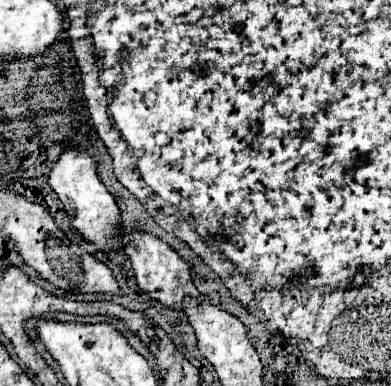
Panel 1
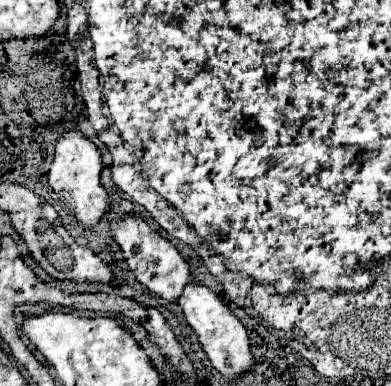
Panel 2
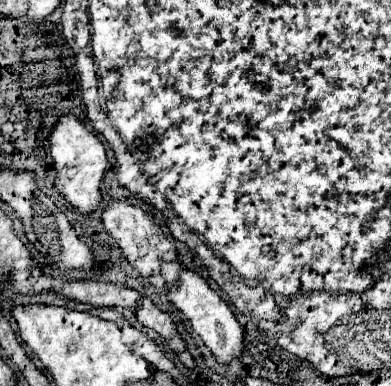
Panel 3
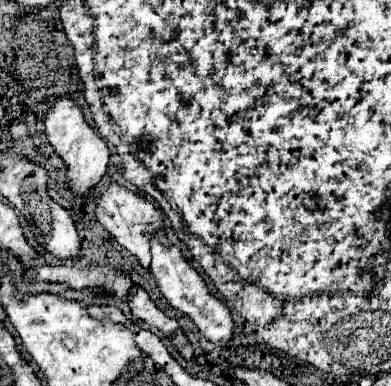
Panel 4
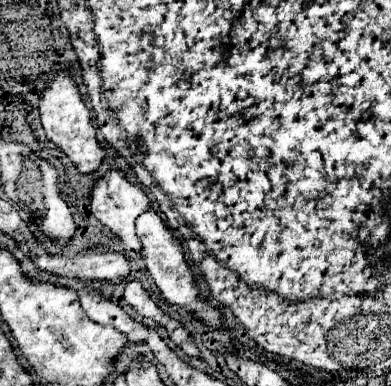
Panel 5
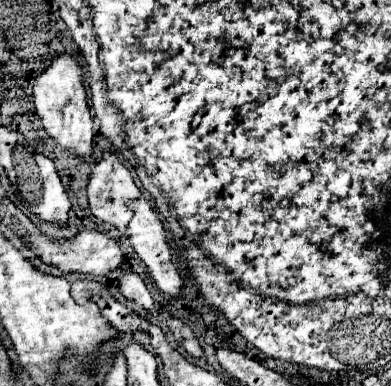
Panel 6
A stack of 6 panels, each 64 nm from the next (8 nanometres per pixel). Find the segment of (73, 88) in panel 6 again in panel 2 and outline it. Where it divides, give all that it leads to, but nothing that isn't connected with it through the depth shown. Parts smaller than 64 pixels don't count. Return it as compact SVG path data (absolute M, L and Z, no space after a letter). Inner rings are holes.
M78 128L66 130L56 140L56 154L54 154L52 168L48 172L48 184L68 204L70 212L78 218L78 222L86 228L94 226L100 220L100 216L110 208L108 194L100 184L102 168L104 166L102 166L100 148L88 136L84 136Z

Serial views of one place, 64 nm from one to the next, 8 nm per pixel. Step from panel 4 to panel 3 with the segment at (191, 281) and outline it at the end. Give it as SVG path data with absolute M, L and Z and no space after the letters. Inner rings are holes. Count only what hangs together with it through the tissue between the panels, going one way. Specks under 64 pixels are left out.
M164 260L160 262L160 268L162 268L162 278L166 280L166 298L190 320L192 328L196 330L196 334L200 334L200 338L212 350L216 360L226 364L238 358L242 352L244 334L236 316L232 314L228 304L220 298L220 294L210 290L208 282L200 274L184 268L180 260L172 260L172 262Z

